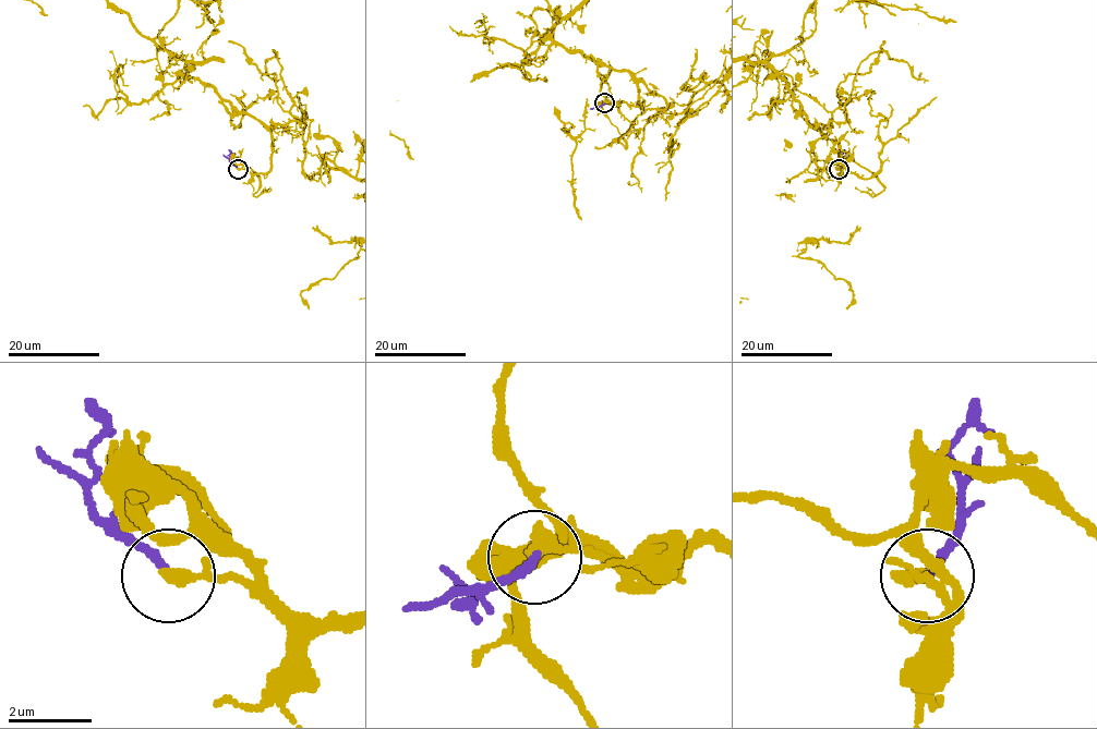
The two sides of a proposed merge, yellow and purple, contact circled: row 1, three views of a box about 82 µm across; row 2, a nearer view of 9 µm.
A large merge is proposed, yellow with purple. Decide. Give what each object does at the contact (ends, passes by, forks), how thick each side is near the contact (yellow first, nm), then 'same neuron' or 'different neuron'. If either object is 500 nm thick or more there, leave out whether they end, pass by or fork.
yellow passes by | purple ends | 280/240 nm | different neuron

